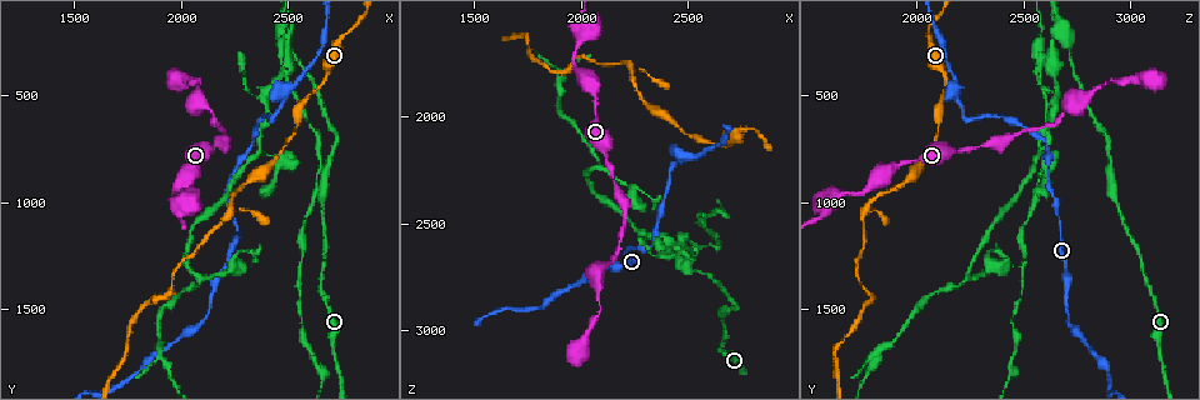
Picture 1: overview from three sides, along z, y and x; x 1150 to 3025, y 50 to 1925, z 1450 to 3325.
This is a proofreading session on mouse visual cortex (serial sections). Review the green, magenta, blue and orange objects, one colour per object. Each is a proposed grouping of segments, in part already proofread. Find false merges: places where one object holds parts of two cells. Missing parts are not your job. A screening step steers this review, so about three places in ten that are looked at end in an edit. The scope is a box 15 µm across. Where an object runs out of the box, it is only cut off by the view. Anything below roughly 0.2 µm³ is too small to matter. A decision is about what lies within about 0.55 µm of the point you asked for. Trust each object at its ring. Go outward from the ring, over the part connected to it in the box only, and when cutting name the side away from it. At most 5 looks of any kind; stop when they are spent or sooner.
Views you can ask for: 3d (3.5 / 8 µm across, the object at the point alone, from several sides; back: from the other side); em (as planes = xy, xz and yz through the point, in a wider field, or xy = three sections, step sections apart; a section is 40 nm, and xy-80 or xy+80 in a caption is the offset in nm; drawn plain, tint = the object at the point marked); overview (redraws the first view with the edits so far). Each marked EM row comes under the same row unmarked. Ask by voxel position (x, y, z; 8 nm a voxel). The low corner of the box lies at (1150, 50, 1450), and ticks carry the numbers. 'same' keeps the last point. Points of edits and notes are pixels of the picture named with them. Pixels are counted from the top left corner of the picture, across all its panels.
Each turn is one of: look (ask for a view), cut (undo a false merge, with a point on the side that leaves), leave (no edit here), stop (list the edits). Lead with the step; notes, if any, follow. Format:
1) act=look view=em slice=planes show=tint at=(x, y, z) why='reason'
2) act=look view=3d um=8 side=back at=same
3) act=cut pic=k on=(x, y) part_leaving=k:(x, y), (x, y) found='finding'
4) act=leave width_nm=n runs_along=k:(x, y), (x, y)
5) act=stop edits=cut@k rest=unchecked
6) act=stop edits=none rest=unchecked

act=look view=3d um=3.5 at=(2190, 1090, 1750) why='thick turns thin'

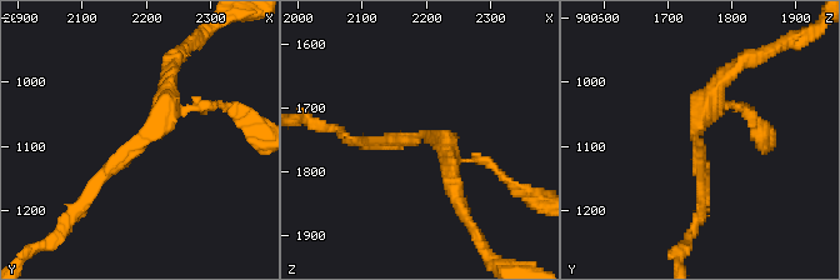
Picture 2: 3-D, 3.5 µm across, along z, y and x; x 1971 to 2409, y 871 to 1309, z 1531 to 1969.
act=look view=em slice=xy step=3 show=tint at=(2195, 1090, 1745) arm_widths_nm=150,250

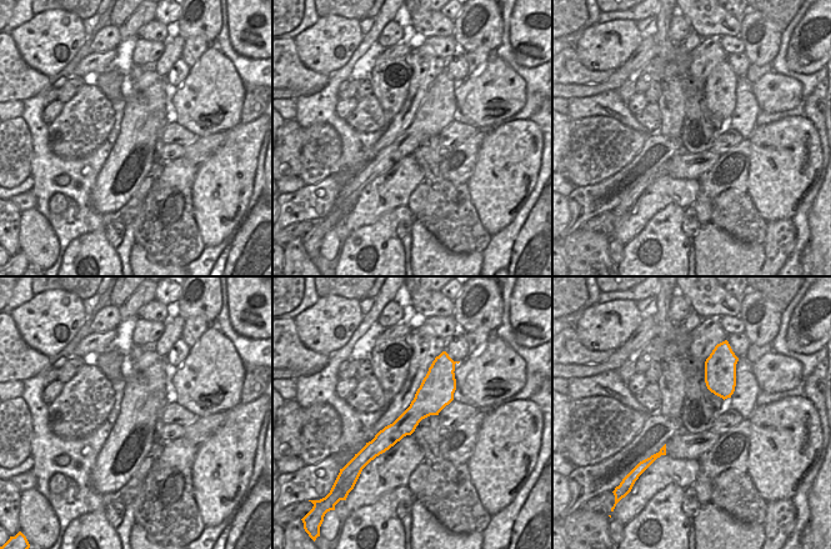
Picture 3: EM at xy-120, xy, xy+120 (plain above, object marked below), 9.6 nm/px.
act=leave runs_along=3:(440, 370), (436, 392), (374, 453) found='all the same cell'

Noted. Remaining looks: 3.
act=look view=3d um=3.5 at=(2410, 600, 2240) why='sharp bend'

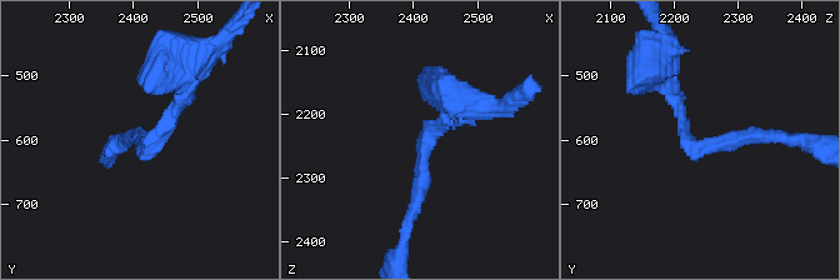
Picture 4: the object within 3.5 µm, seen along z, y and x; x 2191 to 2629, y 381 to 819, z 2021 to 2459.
act=look view=em slice=planes show=tint at=(2420, 610, 2245) why='need the tissue'

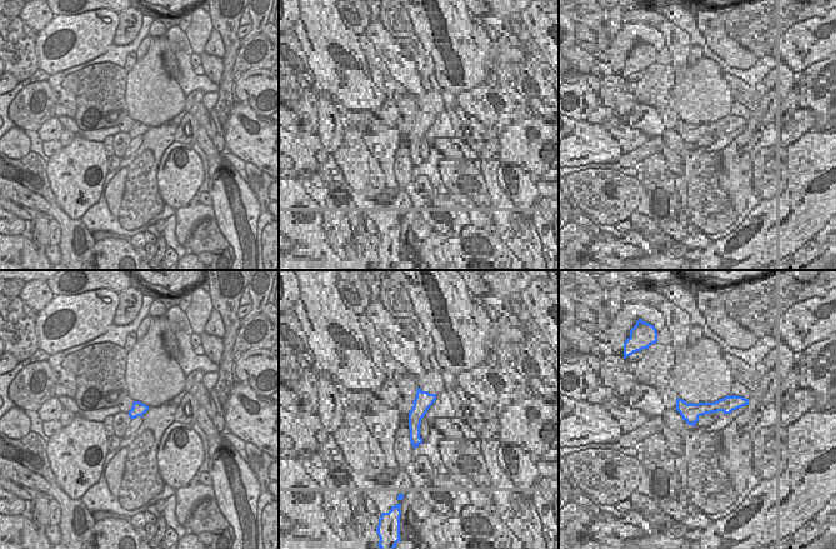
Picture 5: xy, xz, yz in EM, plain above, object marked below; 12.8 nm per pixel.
act=look view=em slice=xy step=1 show=tint at=same why='cut it another way'

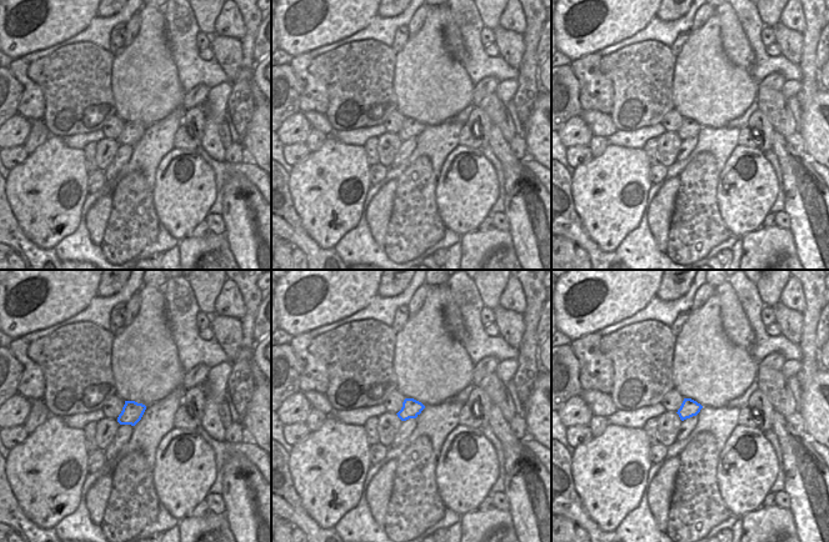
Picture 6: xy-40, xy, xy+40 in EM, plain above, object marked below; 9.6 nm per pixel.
act=leave runs_along=4:(410, 218), (421, 148), (464, 106) found='all the same cell'

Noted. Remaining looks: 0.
act=stop edits=none rest=unchecked

